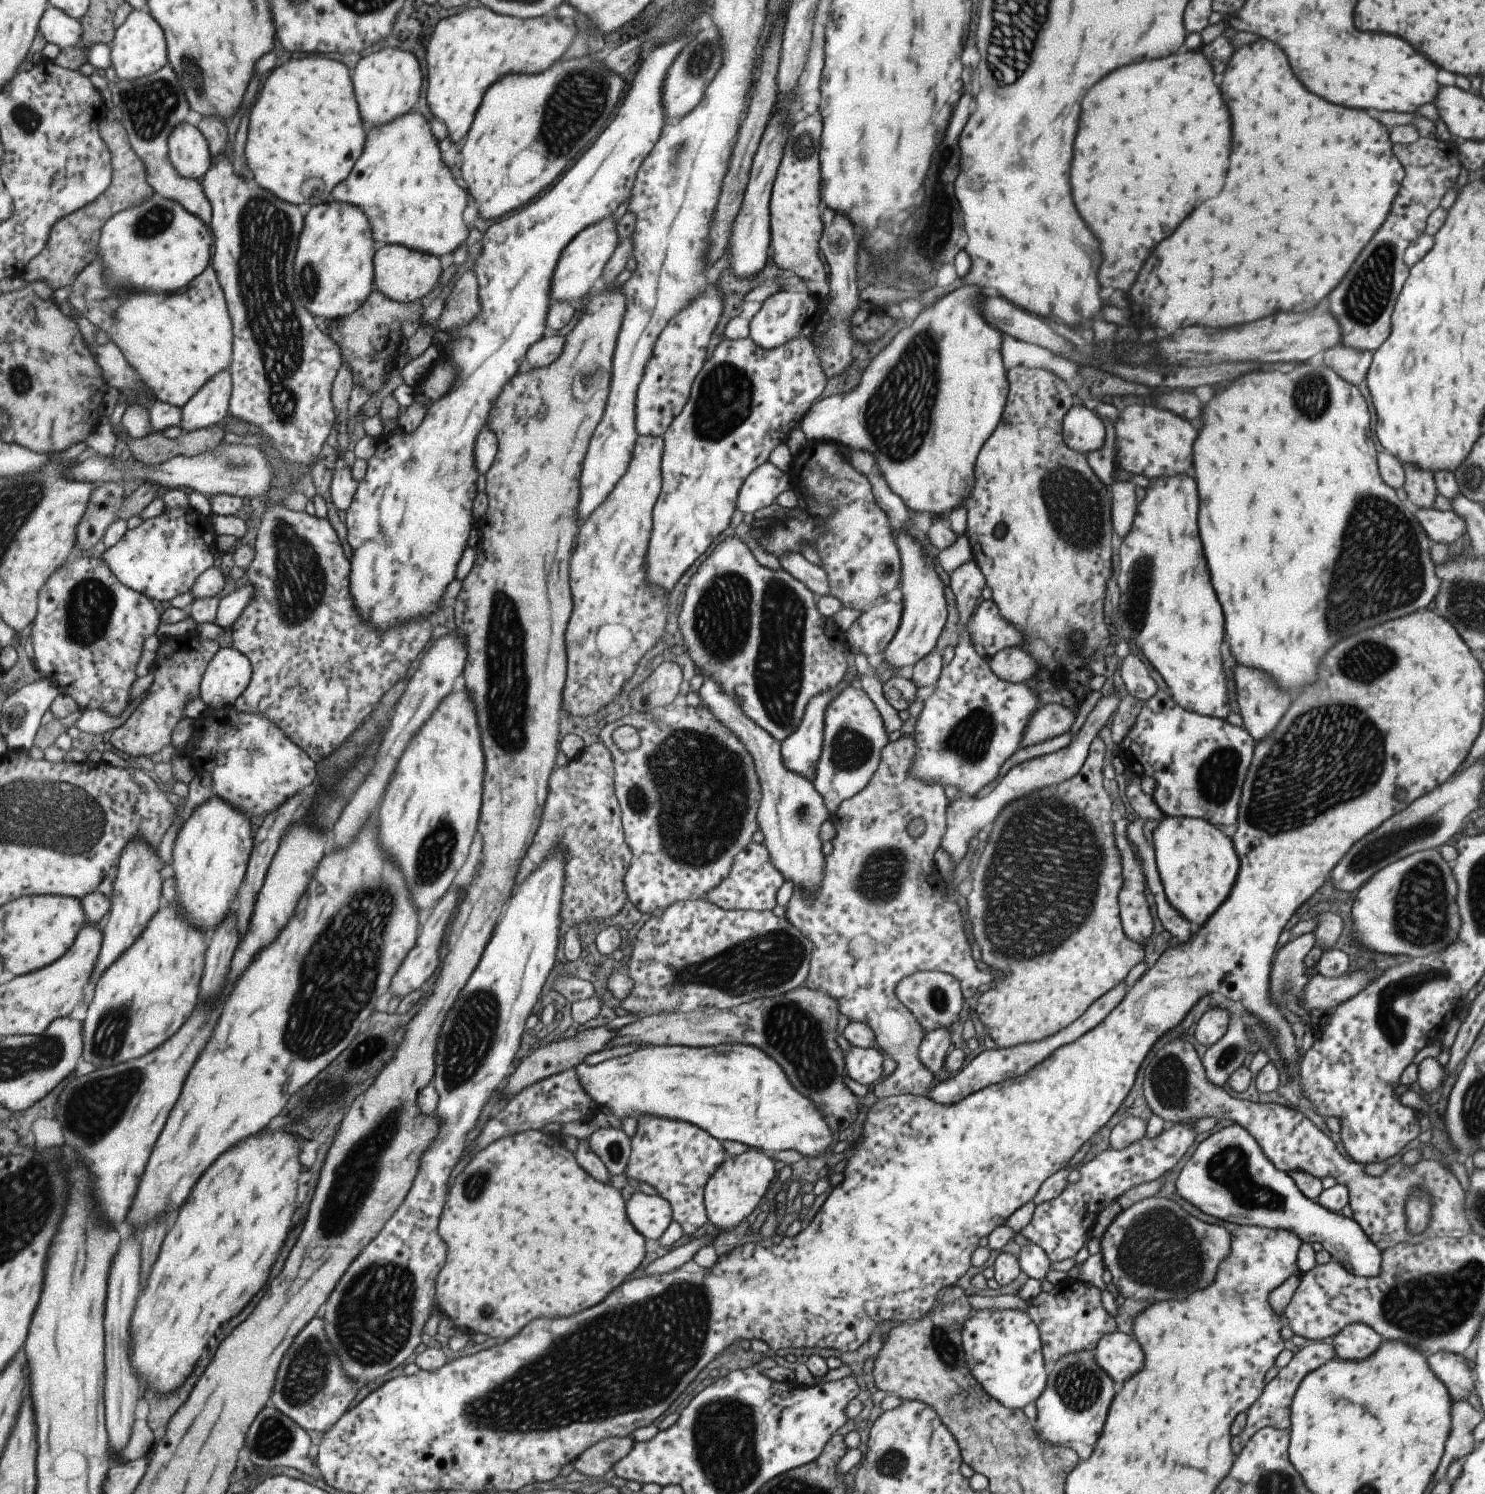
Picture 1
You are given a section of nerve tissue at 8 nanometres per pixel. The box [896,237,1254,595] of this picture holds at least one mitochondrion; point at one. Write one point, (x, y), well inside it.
(1074, 505)

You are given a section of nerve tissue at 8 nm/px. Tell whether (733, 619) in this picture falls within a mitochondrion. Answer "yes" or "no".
yes

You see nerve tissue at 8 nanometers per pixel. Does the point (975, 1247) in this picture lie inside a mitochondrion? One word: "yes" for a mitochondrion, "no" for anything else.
no

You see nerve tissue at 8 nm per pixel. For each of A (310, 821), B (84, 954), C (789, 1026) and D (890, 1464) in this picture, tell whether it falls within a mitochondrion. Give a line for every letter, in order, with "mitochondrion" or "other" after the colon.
A: other
B: other
C: mitochondrion
D: mitochondrion

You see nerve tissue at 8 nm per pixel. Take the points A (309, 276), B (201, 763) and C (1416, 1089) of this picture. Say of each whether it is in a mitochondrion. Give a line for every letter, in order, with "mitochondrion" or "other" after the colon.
A: mitochondrion
B: other
C: other

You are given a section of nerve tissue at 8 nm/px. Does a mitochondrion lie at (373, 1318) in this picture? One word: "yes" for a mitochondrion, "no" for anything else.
yes

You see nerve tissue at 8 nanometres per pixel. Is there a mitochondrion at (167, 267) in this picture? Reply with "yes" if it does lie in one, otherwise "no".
no

